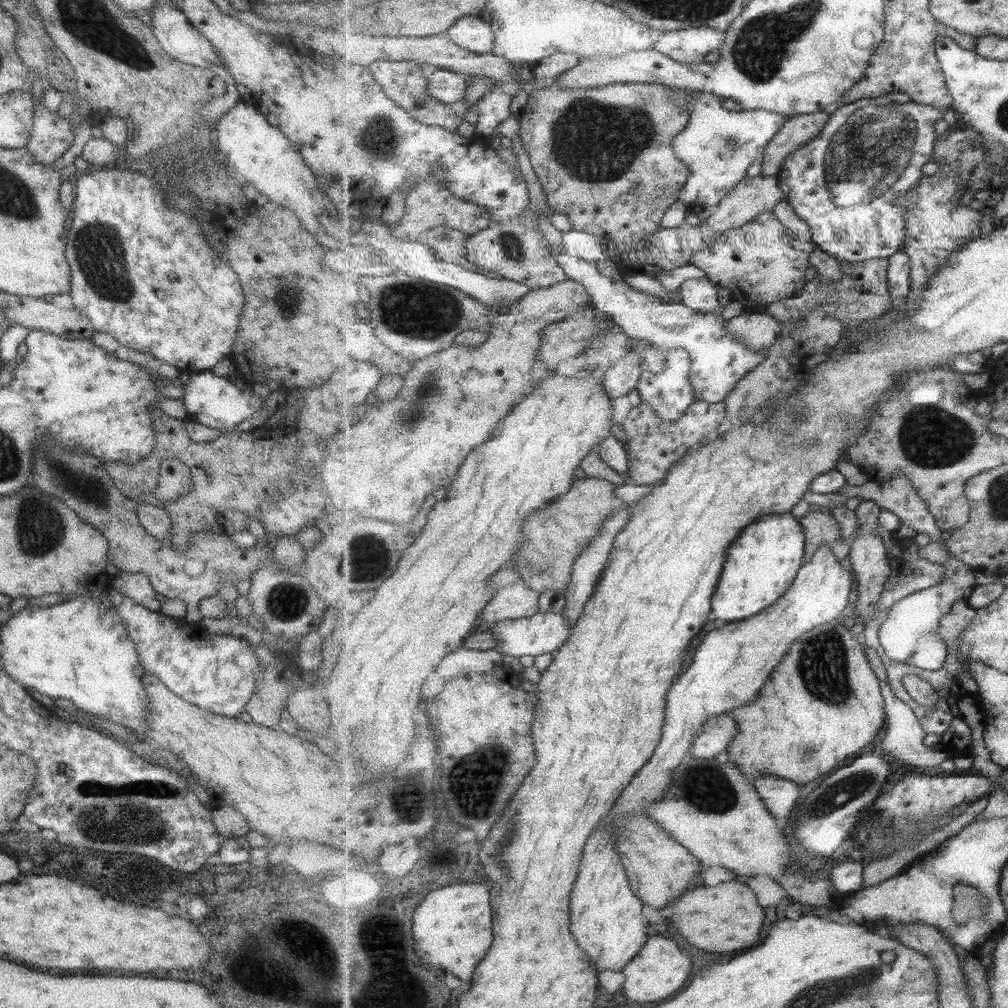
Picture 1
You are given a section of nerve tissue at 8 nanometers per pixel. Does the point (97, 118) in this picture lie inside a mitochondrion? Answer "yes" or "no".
no

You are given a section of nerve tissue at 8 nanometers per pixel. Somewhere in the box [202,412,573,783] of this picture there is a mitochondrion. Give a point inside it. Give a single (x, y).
(290, 601)

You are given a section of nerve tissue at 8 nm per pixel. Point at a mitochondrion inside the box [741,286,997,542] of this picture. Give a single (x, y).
(930, 435)

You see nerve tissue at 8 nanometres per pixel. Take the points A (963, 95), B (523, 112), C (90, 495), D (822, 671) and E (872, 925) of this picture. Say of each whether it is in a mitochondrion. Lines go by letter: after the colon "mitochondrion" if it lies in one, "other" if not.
A: other
B: other
C: mitochondrion
D: mitochondrion
E: other

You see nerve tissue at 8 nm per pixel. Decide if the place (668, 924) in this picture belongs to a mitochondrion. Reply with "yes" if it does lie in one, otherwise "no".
no

